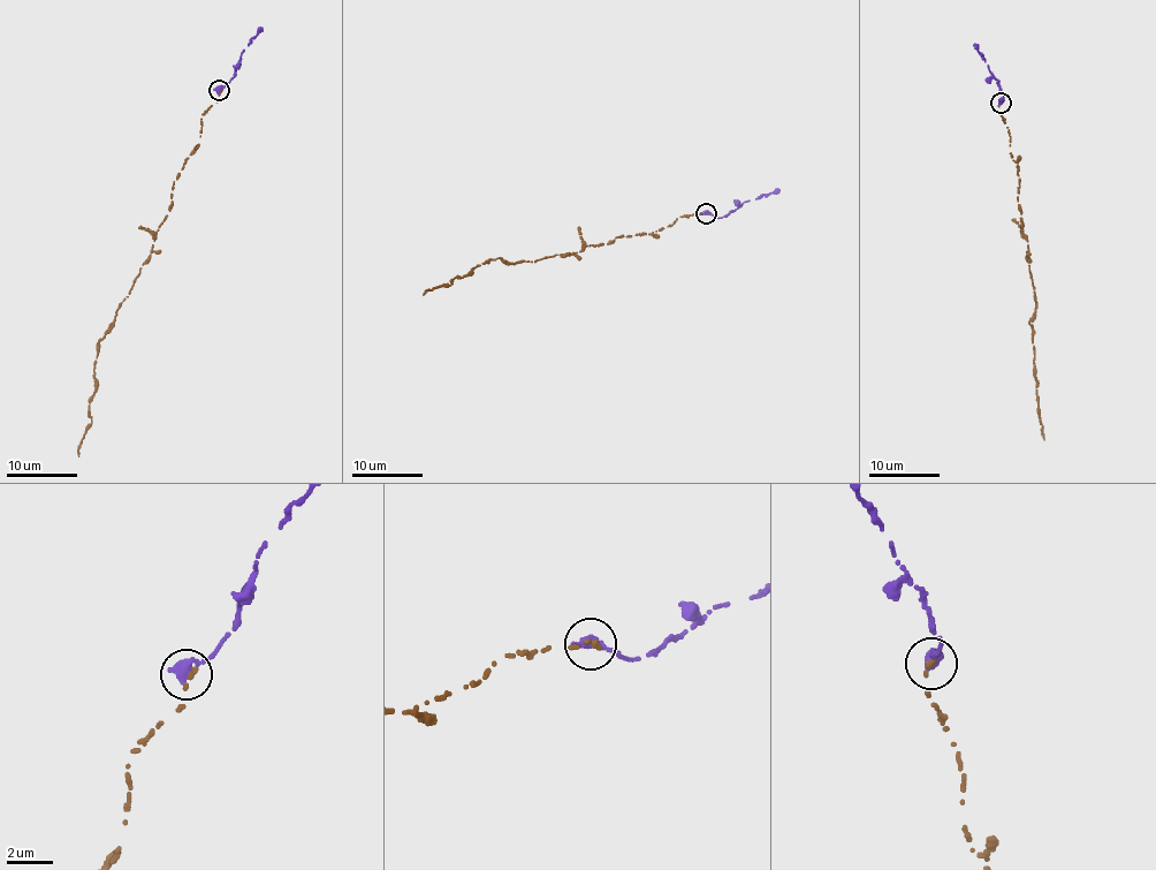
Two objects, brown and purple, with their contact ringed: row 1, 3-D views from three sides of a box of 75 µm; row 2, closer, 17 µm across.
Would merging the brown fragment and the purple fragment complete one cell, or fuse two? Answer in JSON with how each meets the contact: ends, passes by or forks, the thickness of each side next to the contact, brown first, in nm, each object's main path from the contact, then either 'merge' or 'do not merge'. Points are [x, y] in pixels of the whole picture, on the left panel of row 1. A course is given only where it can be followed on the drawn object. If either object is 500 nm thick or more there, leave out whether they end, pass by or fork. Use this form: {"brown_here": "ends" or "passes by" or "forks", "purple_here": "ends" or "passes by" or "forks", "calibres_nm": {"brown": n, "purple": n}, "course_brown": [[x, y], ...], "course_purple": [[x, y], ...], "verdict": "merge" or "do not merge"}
{"calibres_nm": {"brown": 240, "purple": 500}, "course_brown": [[220, 91], [202, 114], [198, 146], [173, 181], [170, 206], [150, 257], [99, 342], [92, 423], [78, 456]], "course_purple": [[219, 91], [233, 78], [241, 54], [260, 29]], "verdict": "merge"}

